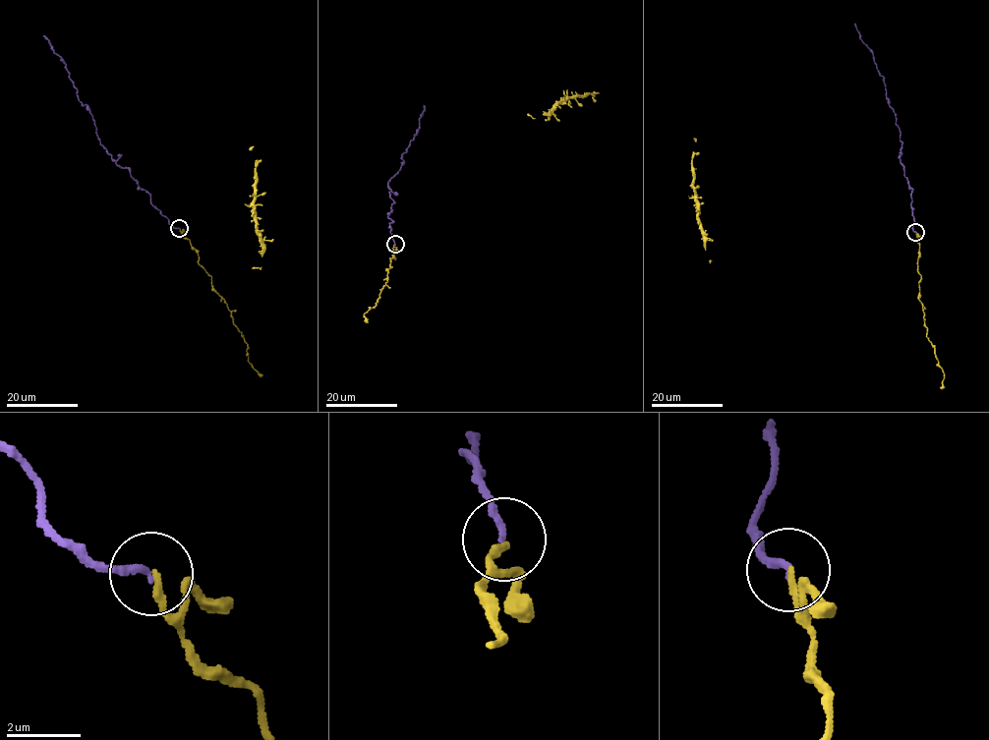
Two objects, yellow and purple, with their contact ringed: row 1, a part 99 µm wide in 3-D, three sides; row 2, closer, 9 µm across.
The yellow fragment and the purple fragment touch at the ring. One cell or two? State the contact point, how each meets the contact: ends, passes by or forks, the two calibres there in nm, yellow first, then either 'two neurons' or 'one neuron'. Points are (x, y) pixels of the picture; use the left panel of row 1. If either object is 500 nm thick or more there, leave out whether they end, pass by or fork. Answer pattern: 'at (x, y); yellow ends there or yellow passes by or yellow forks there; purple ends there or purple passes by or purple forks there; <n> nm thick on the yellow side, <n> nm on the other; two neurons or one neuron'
at (179, 228); yellow ends there; purple ends there; 160 nm thick on the yellow side, 180 nm on the other; one neuron

